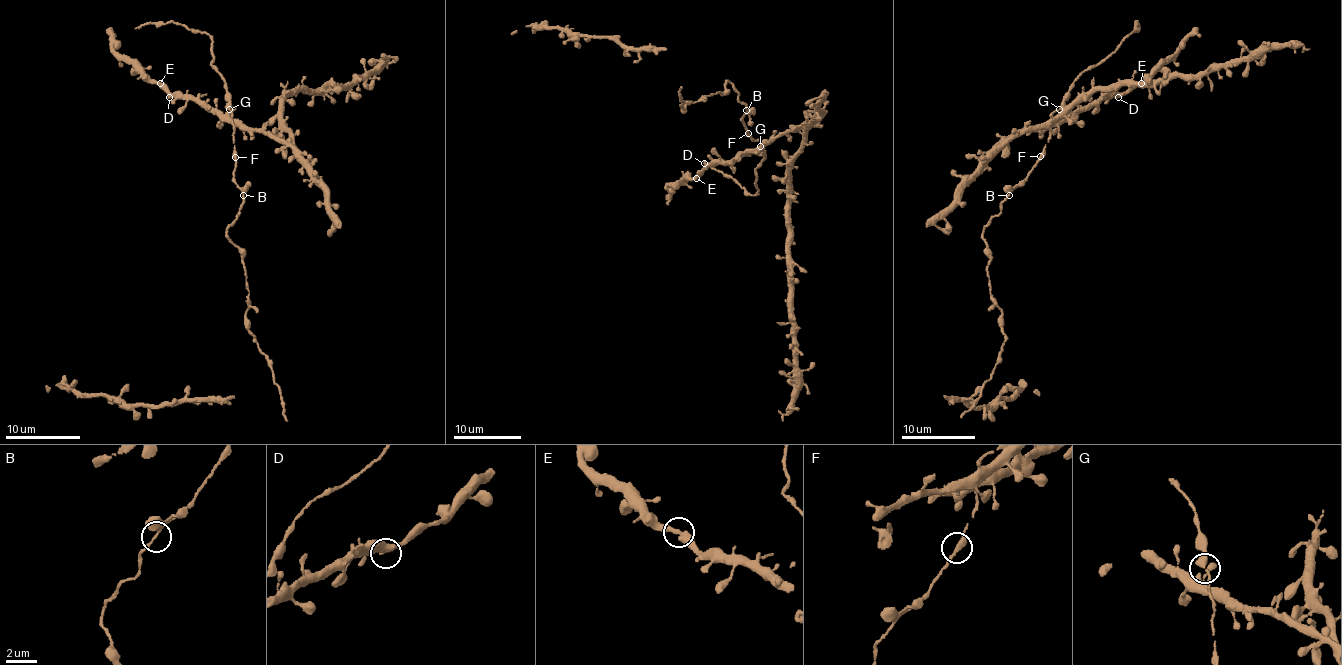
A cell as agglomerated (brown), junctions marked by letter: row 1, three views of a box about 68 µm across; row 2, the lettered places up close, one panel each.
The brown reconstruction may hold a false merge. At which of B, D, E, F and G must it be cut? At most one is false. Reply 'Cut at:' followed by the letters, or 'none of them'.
Cut at: none of them

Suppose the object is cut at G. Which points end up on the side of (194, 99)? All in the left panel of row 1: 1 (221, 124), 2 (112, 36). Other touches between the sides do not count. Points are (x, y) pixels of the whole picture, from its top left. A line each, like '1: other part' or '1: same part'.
1: same part
2: same part

